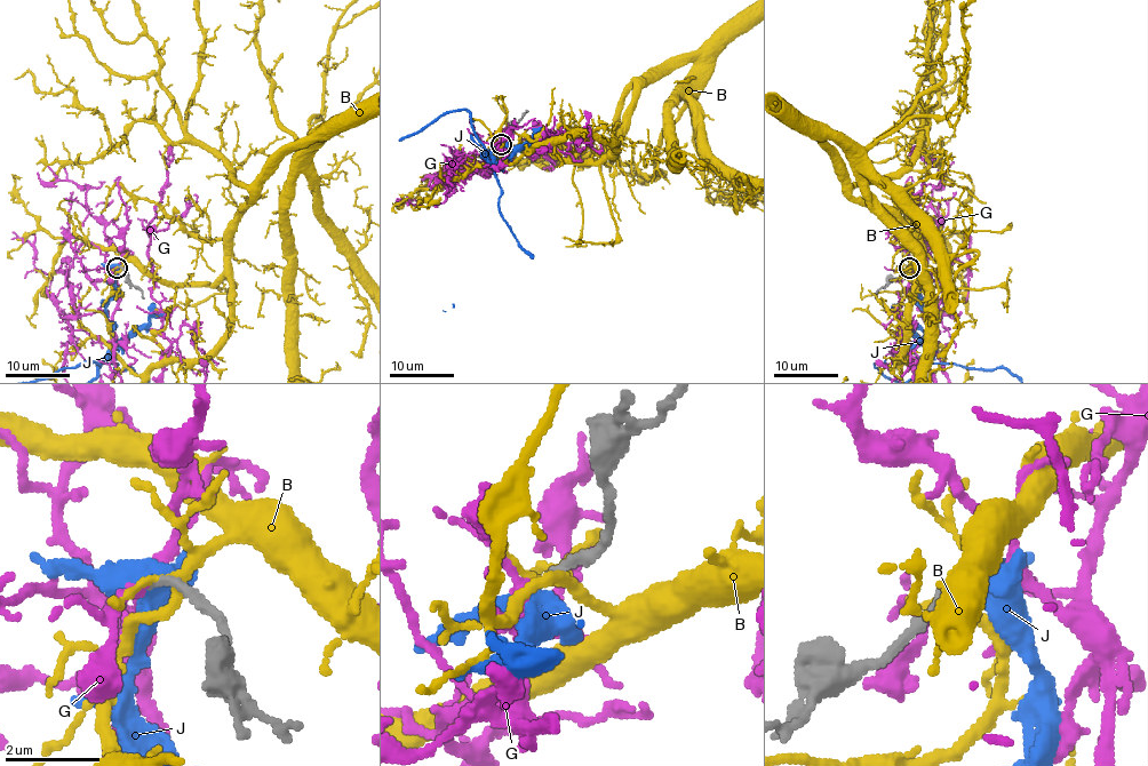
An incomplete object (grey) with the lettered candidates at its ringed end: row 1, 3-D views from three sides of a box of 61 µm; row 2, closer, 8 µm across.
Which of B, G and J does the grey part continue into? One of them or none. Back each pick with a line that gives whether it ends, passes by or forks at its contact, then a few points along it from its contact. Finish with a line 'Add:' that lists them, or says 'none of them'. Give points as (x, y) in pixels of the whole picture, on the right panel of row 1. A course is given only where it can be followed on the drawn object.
G: It forks there
Add: G

